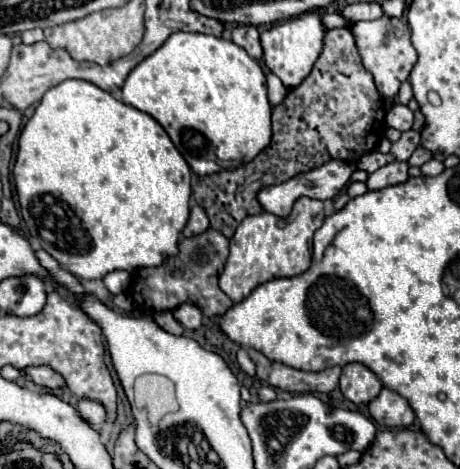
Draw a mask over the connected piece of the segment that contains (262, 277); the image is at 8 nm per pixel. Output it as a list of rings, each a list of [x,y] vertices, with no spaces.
[[[300,197],[292,213],[282,219],[272,213],[260,213],[246,217],[234,231],[230,239],[230,255],[220,273],[220,289],[234,301],[240,303],[248,297],[258,285],[278,279],[278,277],[294,277],[308,269],[310,265],[310,247],[312,235],[324,221],[324,203],[310,197]]]

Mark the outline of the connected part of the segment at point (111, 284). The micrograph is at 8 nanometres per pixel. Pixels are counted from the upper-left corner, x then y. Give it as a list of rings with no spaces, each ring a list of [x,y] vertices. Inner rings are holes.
[[[112,271],[112,273],[108,273],[108,275],[104,277],[104,285],[106,285],[108,291],[114,293],[114,295],[124,293],[124,291],[128,291],[128,287],[130,287],[130,273],[126,273],[126,271]]]

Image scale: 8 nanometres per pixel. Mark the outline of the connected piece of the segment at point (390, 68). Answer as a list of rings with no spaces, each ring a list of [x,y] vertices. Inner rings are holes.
[[[380,17],[374,21],[358,21],[350,27],[358,53],[362,57],[364,67],[372,73],[376,89],[384,101],[392,101],[398,95],[400,85],[408,79],[414,63],[416,63],[416,49],[408,37],[408,25],[402,19],[394,17]]]

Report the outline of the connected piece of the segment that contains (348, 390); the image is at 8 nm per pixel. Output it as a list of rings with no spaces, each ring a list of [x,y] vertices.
[[[348,363],[342,369],[340,391],[346,399],[356,405],[368,405],[374,397],[378,397],[382,389],[380,379],[360,363]]]

